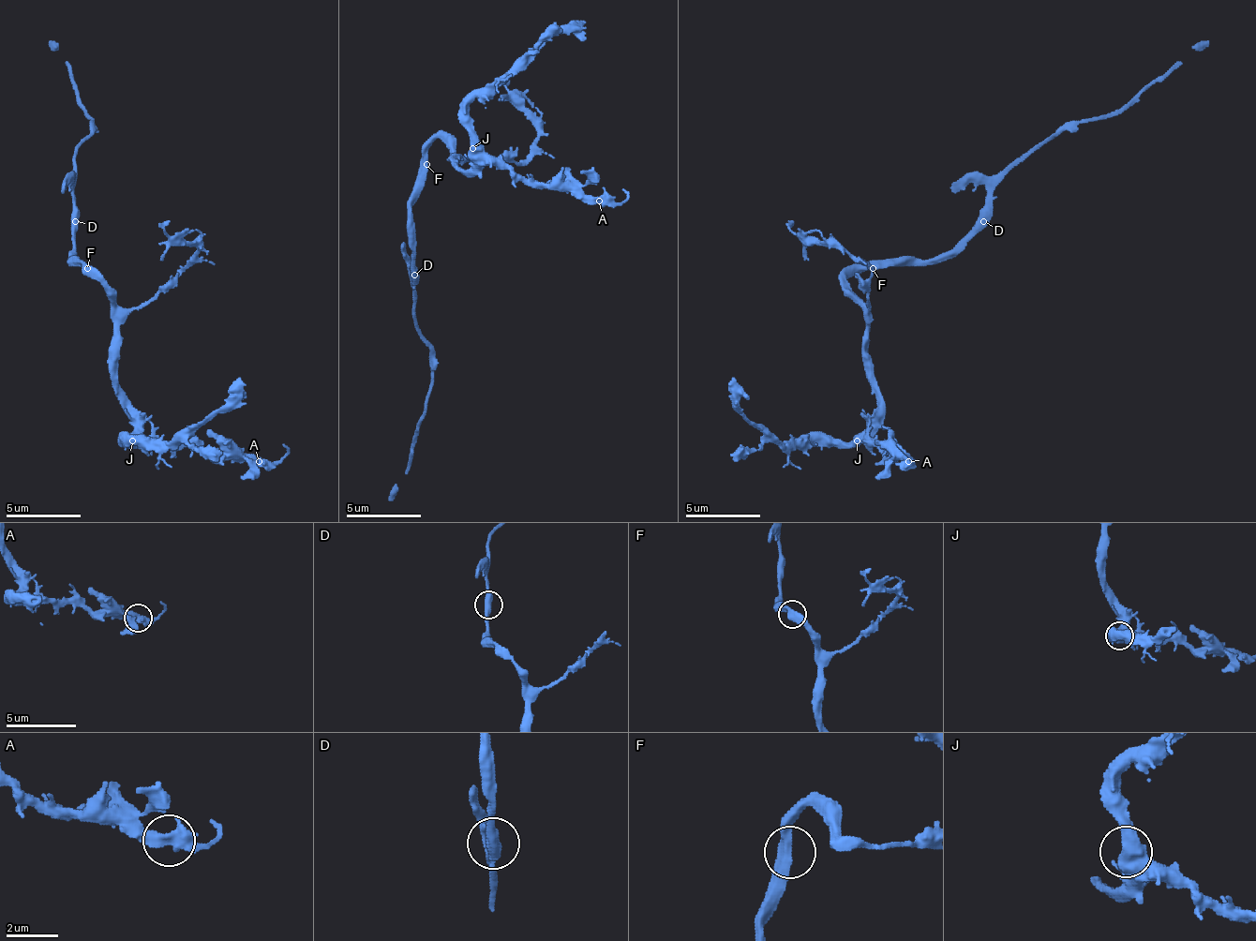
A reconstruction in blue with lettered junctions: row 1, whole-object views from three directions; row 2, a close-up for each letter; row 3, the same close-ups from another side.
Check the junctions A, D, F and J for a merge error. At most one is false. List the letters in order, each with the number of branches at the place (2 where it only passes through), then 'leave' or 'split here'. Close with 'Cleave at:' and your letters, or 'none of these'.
A: 2 | leave
D: 2 | leave
F: 2 | leave
J: 2 | leave
Cleave at: none of these

